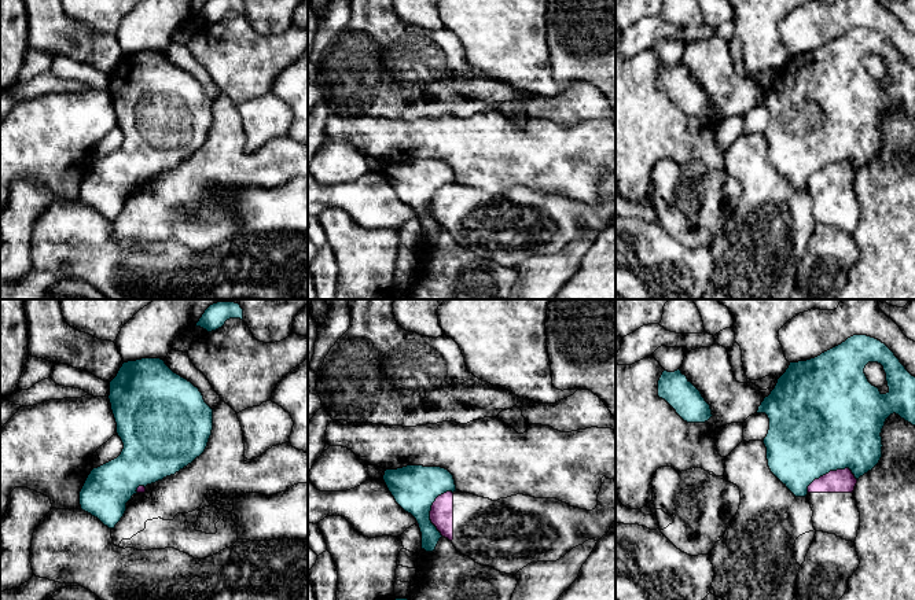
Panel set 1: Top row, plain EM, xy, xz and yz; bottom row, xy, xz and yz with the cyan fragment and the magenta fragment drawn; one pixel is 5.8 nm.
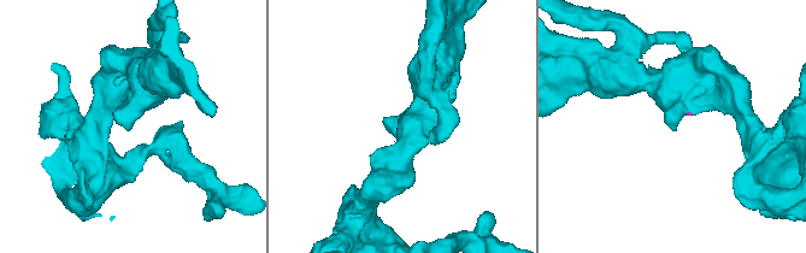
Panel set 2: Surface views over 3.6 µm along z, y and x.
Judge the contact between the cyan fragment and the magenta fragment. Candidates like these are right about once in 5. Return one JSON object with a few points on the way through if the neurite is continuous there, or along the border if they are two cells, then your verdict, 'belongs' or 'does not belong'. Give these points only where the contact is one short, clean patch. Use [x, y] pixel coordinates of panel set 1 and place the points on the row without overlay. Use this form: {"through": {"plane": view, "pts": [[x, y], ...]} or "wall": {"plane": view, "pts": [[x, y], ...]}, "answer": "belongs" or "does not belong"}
{"wall": {"plane": "yz", "pts": [[857, 172], [848, 161], [830, 162], [816, 170], [807, 184]]}, "answer": "does not belong"}

